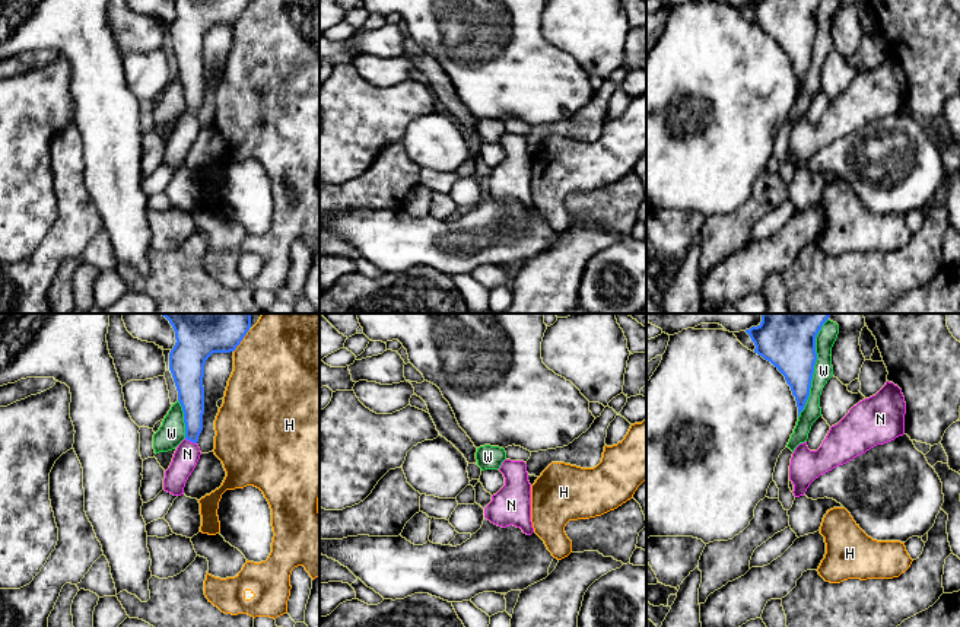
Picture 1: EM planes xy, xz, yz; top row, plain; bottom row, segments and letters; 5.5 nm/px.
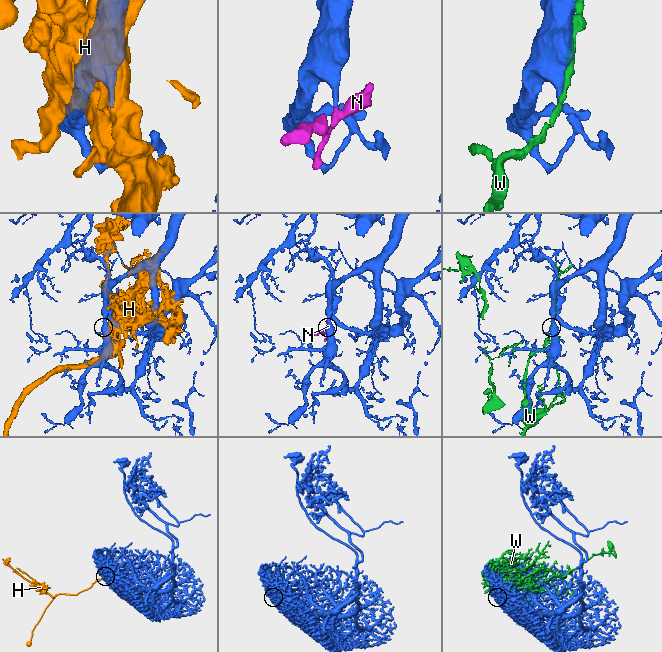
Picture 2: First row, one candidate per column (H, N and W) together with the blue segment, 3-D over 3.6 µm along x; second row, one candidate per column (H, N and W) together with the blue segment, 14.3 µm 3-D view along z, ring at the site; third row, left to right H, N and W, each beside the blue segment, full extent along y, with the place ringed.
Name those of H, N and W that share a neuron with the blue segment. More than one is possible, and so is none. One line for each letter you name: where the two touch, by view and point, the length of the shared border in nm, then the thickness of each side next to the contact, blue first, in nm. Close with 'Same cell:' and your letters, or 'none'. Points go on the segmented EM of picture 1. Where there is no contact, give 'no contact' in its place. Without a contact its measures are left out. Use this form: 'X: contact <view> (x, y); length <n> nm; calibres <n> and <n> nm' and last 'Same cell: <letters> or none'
N: contact xy (191, 441); length 70 nm; calibres 140 and 140 nm
Same cell: N

